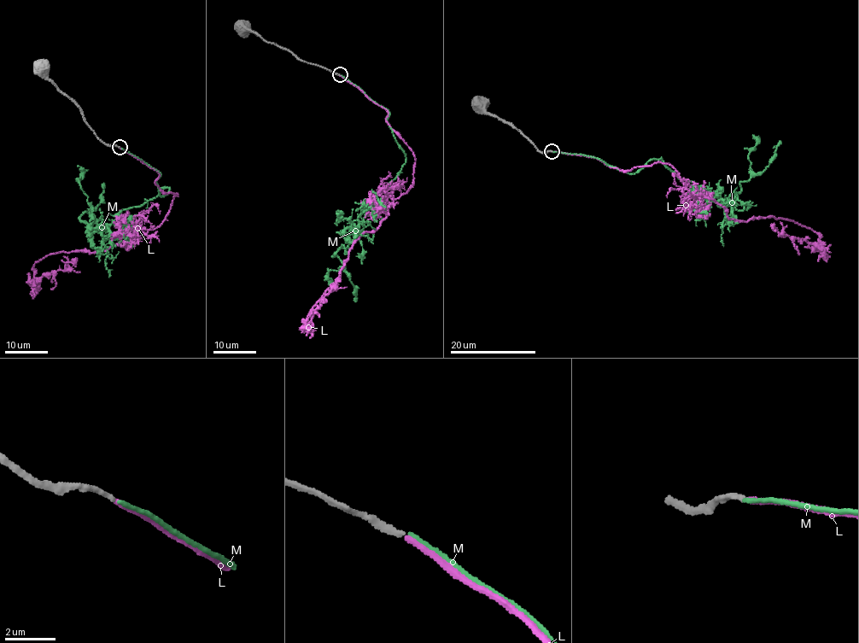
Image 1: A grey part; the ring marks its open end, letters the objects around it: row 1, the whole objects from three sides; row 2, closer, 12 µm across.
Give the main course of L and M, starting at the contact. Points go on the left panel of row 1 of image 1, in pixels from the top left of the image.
L: (119, 148), (178, 195), (154, 228), (107, 250), (46, 255), (33, 279), (77, 259)
M: (120, 148), (160, 174), (160, 195), (169, 189), (124, 208), (100, 230), (80, 219), (90, 211), (77, 165)

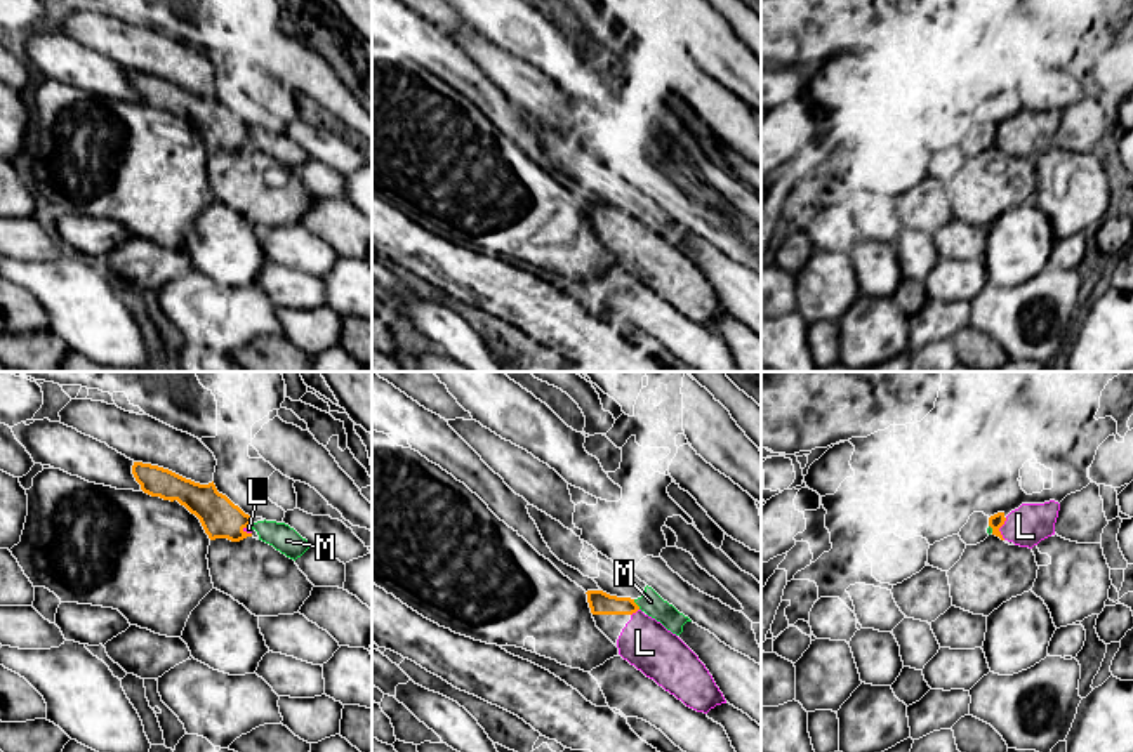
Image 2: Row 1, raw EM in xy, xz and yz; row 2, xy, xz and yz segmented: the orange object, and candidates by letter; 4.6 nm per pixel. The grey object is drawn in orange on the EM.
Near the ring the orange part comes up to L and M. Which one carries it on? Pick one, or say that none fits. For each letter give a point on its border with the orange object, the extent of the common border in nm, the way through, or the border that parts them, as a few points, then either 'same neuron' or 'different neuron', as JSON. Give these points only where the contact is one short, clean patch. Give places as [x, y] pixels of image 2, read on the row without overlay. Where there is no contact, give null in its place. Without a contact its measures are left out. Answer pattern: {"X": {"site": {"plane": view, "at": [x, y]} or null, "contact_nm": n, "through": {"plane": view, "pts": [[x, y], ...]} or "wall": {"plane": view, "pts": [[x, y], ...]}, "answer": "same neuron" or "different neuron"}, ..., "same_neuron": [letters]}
{"L": {"site": {"plane": "yz", "at": [1000, 138]}, "contact_nm": 110, "through": {"plane": "yz", "pts": [[996, 132], [1000, 138], [1026, 138]]}, "answer": "same neuron"}, "M": {"site": {"plane": "xz", "at": [636, 216]}, "contact_nm": 60, "wall": {"plane": "xz", "pts": [[633, 211], [640, 219]]}, "answer": "different neuron"}, "same_neuron": ["L"]}

